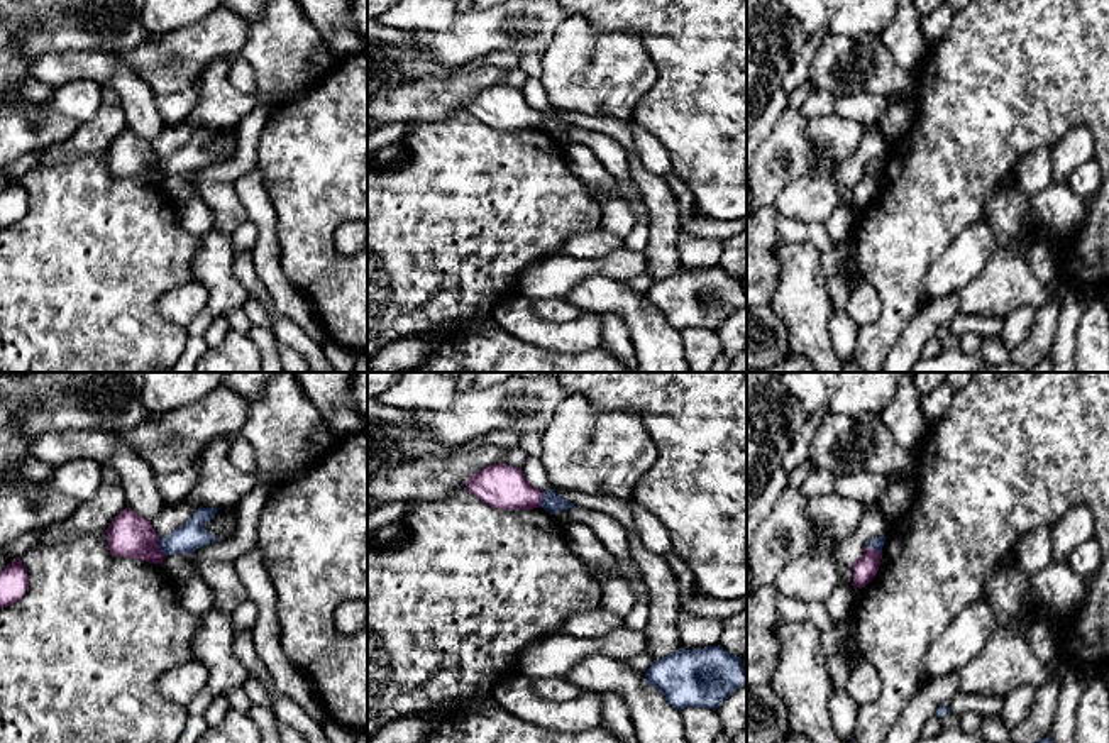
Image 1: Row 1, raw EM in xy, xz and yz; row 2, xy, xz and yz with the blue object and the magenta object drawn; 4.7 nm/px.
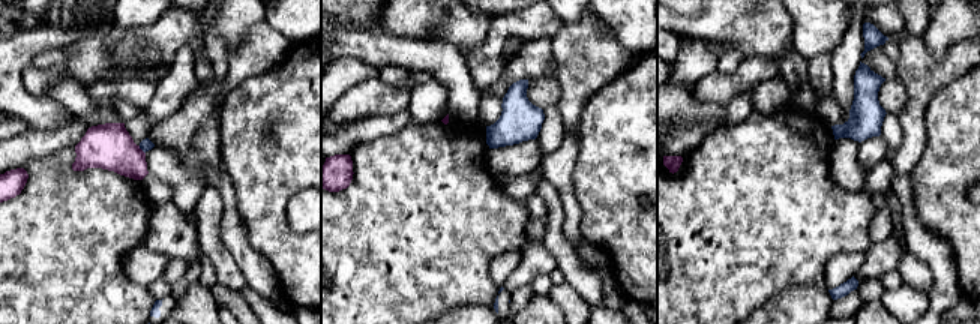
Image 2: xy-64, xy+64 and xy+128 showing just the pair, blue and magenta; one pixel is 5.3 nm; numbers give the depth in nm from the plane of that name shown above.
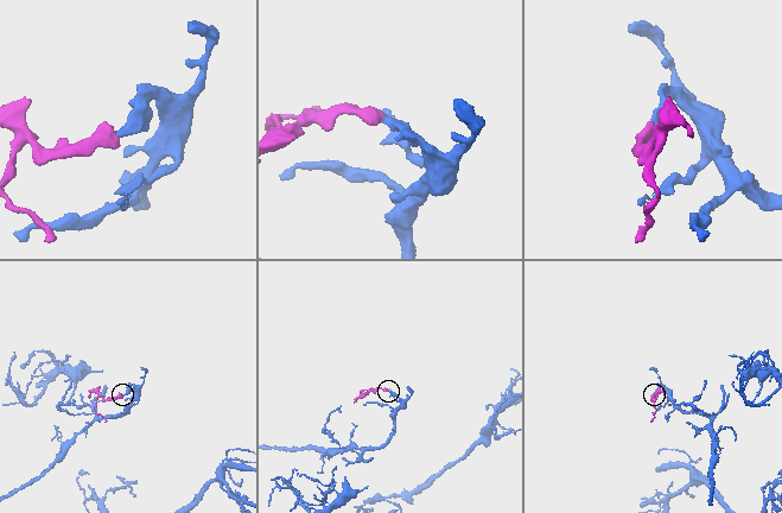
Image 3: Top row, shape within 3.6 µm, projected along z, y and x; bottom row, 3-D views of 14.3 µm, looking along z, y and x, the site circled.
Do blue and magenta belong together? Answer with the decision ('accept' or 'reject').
reject

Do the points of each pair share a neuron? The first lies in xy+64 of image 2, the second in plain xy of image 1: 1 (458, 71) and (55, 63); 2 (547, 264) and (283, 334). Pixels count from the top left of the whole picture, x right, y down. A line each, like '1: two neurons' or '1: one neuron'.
1: one neuron
2: two neurons

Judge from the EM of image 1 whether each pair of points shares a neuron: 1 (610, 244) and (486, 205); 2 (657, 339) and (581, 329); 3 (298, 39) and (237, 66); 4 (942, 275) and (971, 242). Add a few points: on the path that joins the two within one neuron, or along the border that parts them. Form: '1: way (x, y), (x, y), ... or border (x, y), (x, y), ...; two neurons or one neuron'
1: border (601, 225), (591, 231), (573, 232), (562, 249); two neurons
2: border (583, 310), (600, 315); two neurons
3: border (248, 21), (242, 58), (251, 66), (258, 87); two neurons
4: way (950, 266), (965, 251); one neuron

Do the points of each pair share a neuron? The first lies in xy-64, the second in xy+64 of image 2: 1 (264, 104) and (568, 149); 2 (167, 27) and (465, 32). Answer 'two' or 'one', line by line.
1: two
2: two

